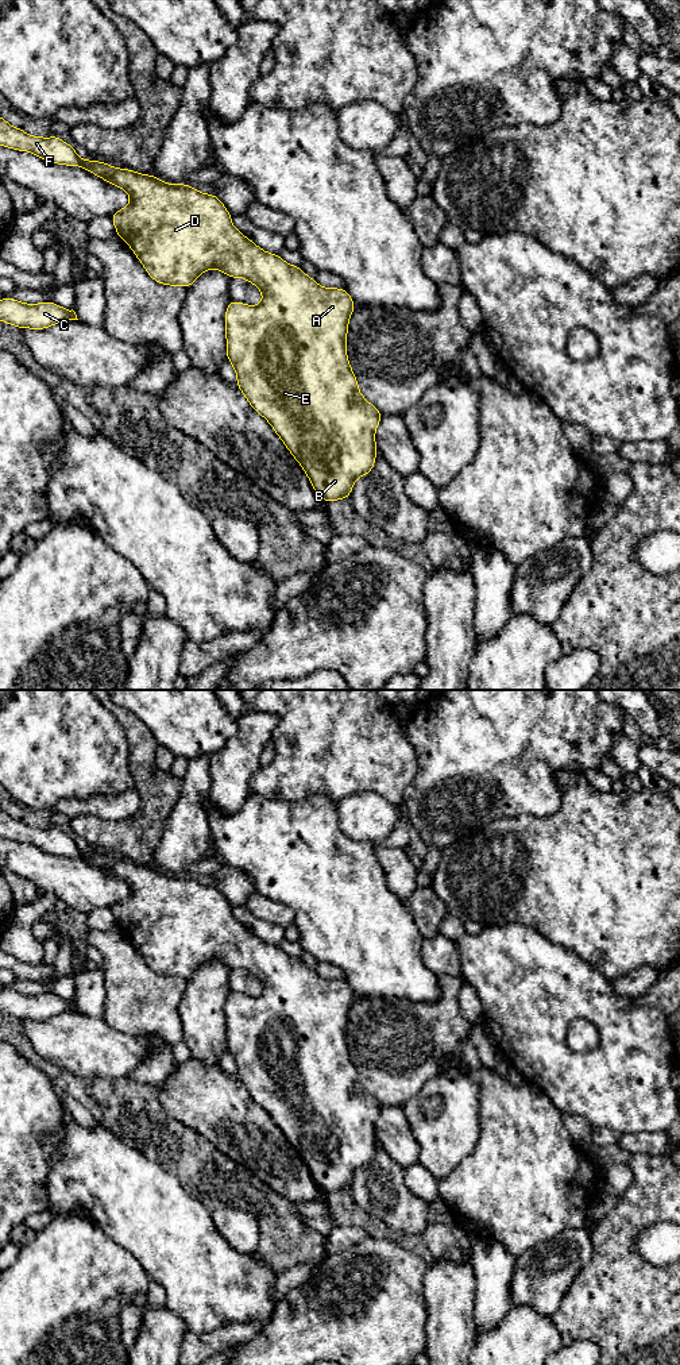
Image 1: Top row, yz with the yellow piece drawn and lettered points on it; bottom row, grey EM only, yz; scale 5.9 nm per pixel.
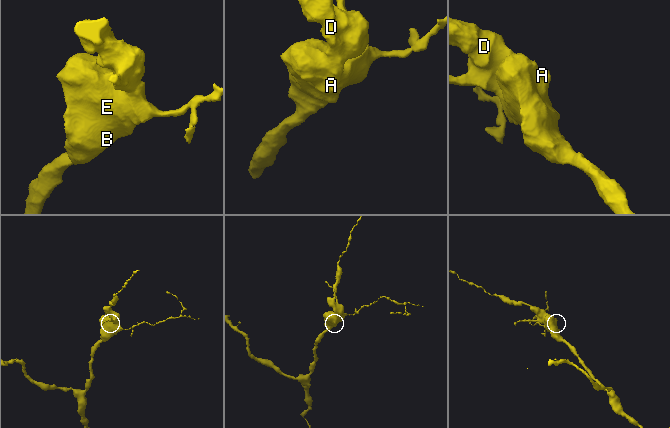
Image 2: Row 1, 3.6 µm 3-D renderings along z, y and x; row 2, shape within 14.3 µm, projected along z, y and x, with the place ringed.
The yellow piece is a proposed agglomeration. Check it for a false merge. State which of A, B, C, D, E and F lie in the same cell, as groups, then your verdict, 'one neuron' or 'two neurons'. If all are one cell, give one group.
groups A B C D E F; one neuron

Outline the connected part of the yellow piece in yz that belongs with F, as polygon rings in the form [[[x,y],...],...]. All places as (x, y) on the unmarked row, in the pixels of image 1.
[[[0,807],[0,836],[4,838],[19,841],[19,842],[30,842],[40,848],[42,851],[54,853],[57,856],[81,857],[85,861],[105,871],[107,874],[124,880],[131,887],[131,892],[125,899],[113,905],[111,910],[115,915],[117,928],[120,928],[132,940],[136,949],[142,953],[148,967],[154,972],[163,976],[189,979],[198,969],[201,964],[209,960],[219,960],[220,963],[228,965],[231,971],[236,968],[242,968],[259,979],[263,987],[263,992],[259,996],[252,998],[252,996],[246,996],[243,994],[236,994],[232,991],[227,996],[227,1003],[225,1003],[227,1049],[235,1059],[236,1068],[237,1068],[237,1079],[246,1087],[252,1100],[256,1102],[259,1106],[262,1106],[270,1114],[270,1117],[278,1125],[279,1130],[285,1134],[290,1145],[301,1156],[317,1187],[320,1187],[325,1194],[337,1192],[340,1189],[344,1189],[344,1191],[349,1189],[349,1184],[353,1180],[353,1173],[359,1168],[370,1165],[371,1160],[375,1156],[375,1149],[376,1149],[375,1121],[382,1110],[380,1103],[360,1086],[356,1068],[348,1054],[345,1033],[347,1033],[347,1023],[348,1023],[348,1013],[355,999],[355,995],[349,984],[345,980],[322,979],[313,969],[308,968],[300,960],[300,957],[291,957],[287,953],[285,953],[279,946],[263,942],[260,938],[258,938],[254,933],[251,933],[248,929],[246,929],[240,922],[237,922],[232,917],[232,910],[229,903],[227,902],[224,895],[220,892],[220,890],[217,890],[215,886],[201,884],[196,882],[193,878],[189,878],[186,875],[179,875],[179,876],[167,875],[158,871],[155,867],[139,865],[134,861],[127,861],[127,860],[117,860],[104,853],[89,852],[89,851],[84,852],[77,847],[76,840],[65,834],[57,826],[53,829],[31,828],[26,825],[22,820],[15,820],[11,815],[8,815],[1,807]]]

